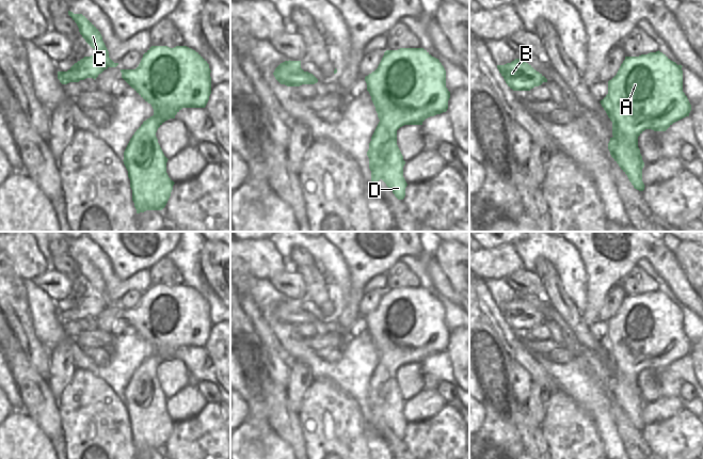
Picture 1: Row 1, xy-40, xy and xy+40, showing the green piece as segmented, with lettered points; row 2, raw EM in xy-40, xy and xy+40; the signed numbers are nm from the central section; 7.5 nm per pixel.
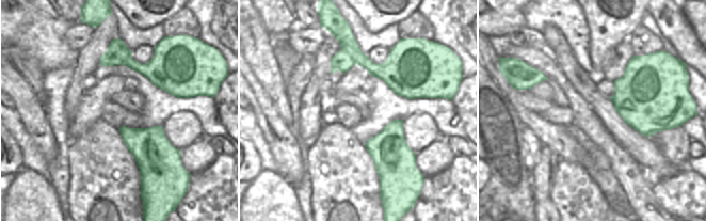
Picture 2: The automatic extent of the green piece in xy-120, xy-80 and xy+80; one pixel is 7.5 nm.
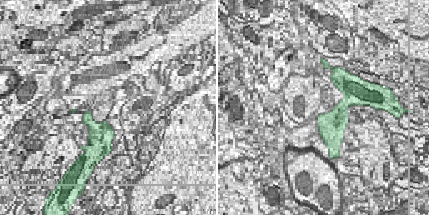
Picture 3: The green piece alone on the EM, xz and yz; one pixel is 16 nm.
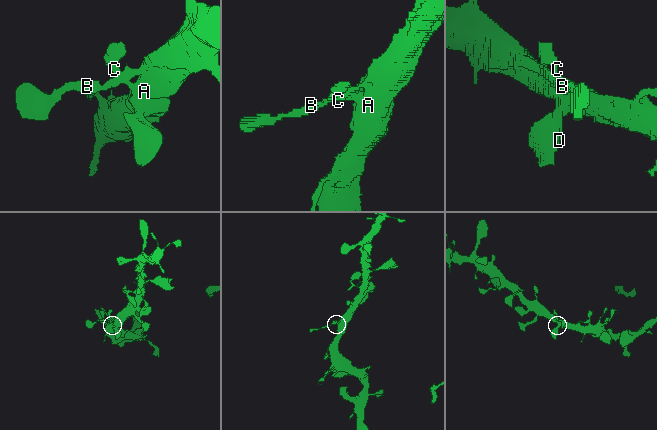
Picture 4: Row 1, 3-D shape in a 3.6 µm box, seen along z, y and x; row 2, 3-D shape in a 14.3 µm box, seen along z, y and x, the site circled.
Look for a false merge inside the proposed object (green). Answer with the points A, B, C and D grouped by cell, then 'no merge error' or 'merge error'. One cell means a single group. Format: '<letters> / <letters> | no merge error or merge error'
A B C D | no merge error

